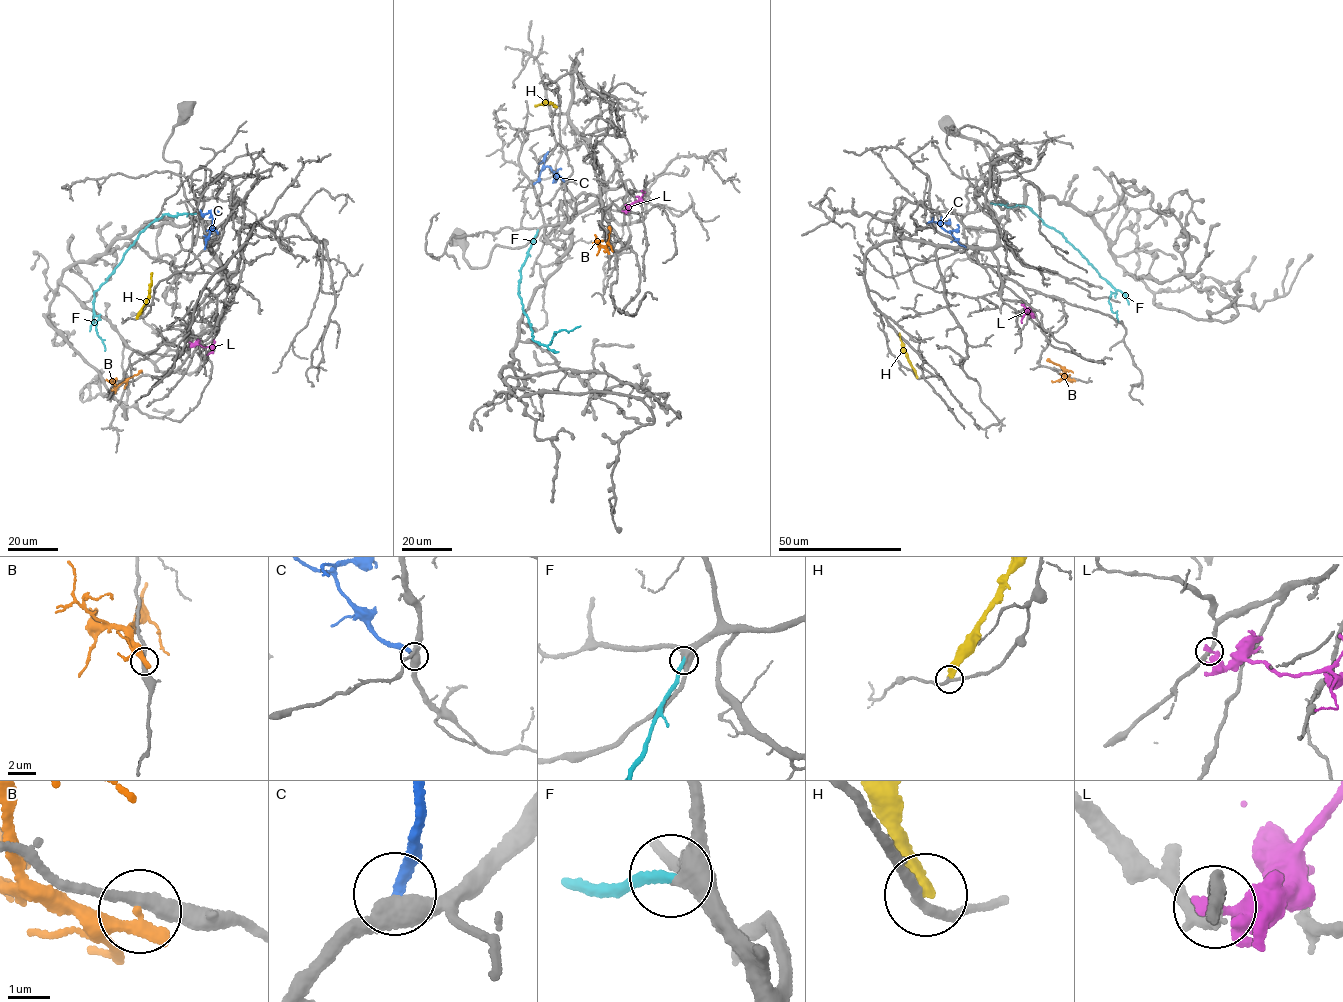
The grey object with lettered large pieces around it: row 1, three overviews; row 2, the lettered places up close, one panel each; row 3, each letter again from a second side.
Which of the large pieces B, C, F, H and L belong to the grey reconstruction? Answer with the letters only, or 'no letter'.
F

